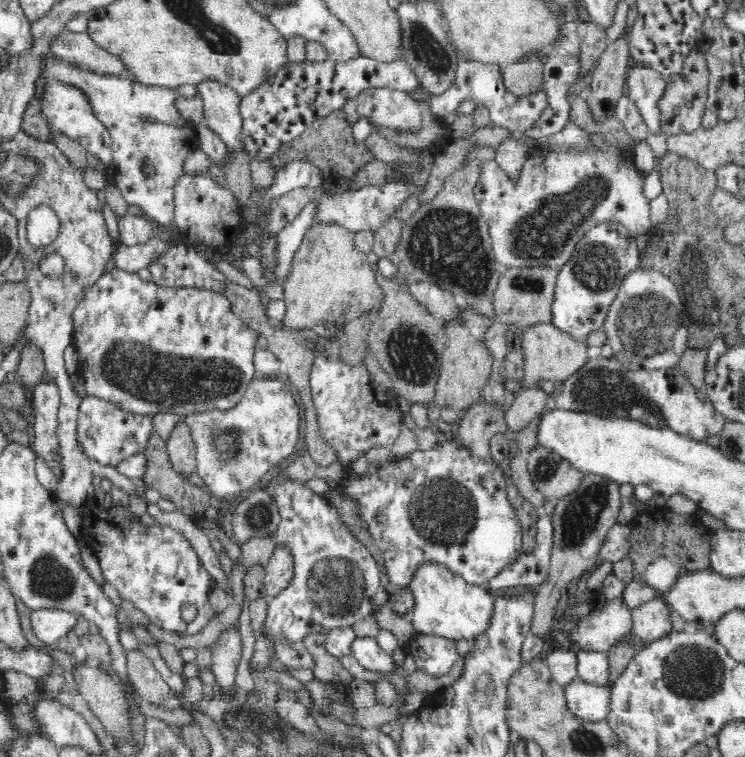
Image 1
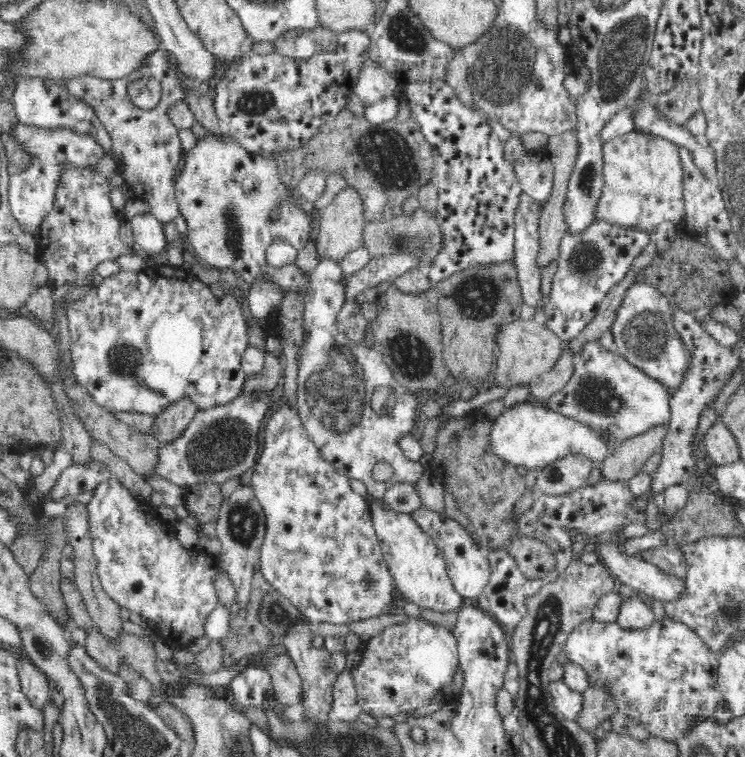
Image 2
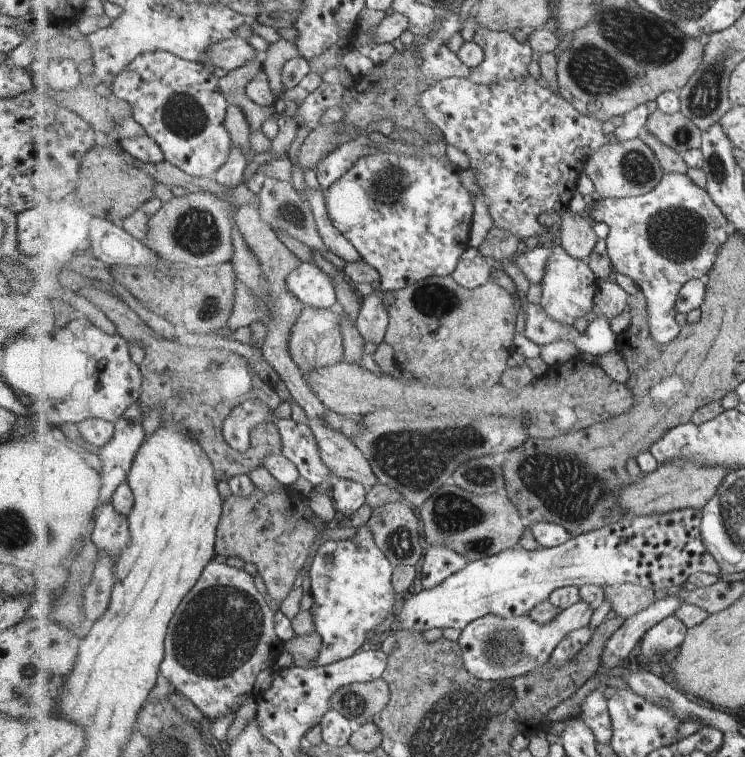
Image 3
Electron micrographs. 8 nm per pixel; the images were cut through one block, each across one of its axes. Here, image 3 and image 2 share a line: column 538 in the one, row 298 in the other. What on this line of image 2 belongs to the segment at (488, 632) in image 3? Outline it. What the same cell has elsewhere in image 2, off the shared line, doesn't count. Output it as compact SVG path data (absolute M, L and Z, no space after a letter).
M644 280L636 281L628 286L611 326L616 353L646 374L662 381L670 392L681 383L690 364L690 351L684 346L678 329L673 325L676 310L670 298L658 288Z

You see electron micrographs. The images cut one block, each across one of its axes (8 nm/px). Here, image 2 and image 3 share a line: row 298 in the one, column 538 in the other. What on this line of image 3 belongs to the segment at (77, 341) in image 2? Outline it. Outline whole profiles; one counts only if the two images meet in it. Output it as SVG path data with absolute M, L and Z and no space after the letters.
M535 76L529 78L523 78L523 80L505 80L505 82L499 82L499 84L476 84L471 82L468 78L459 77L446 77L445 79L439 79L429 88L425 90L425 94L421 94L419 98L421 110L424 110L425 116L435 124L439 126L439 129L444 134L444 139L447 144L452 145L460 152L468 155L470 159L470 170L477 172L477 180L479 184L483 186L485 196L487 196L489 210L492 211L493 220L495 220L495 227L503 228L511 235L514 235L518 240L525 241L527 238L535 238L535 236L541 236L544 232L552 231L555 228L544 227L539 222L539 216L543 212L564 212L571 202L571 198L577 194L577 180L581 173L585 171L585 164L588 159L592 157L597 150L601 150L605 144L608 144L614 136L612 134L605 134L603 130L602 120L592 118L591 115L582 114L572 103L565 100L560 94L559 90L555 92L549 84L545 81L545 78L541 77L539 80Z

